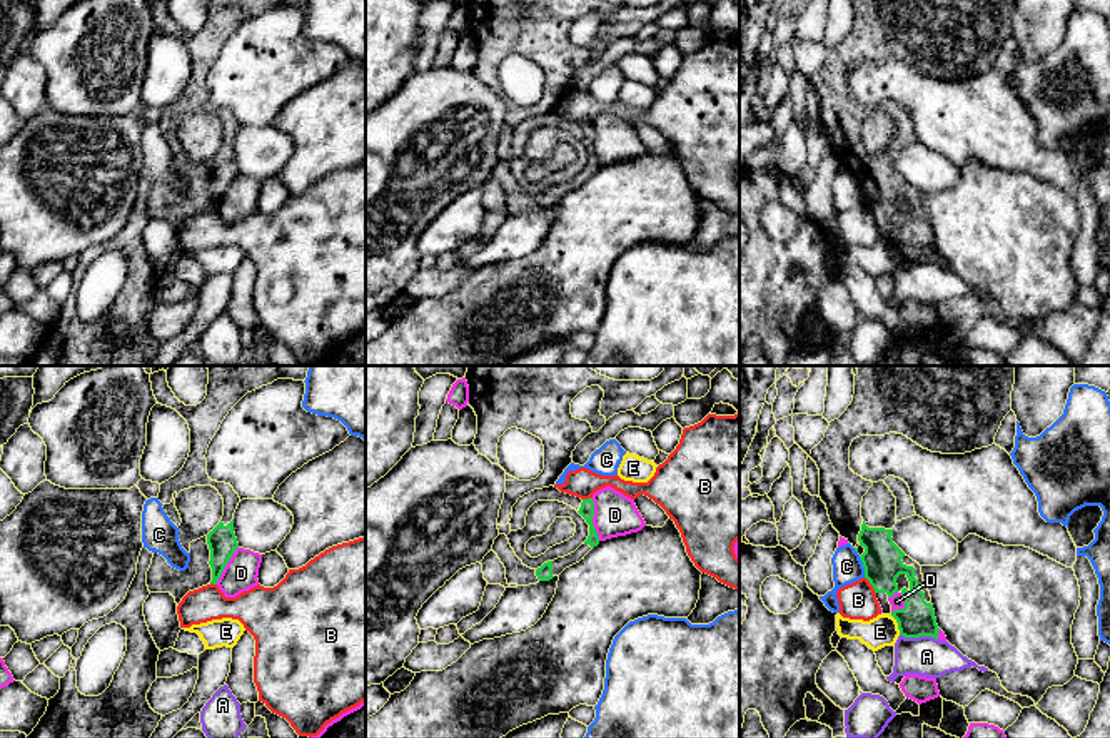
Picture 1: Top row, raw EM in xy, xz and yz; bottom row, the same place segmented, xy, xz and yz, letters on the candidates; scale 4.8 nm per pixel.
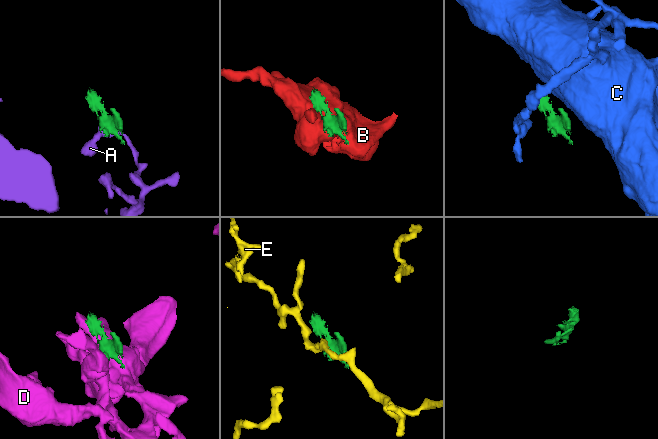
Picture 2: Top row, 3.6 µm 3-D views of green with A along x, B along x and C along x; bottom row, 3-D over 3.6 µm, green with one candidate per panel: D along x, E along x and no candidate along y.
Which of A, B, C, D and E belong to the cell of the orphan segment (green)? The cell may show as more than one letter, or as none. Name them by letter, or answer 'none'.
none

